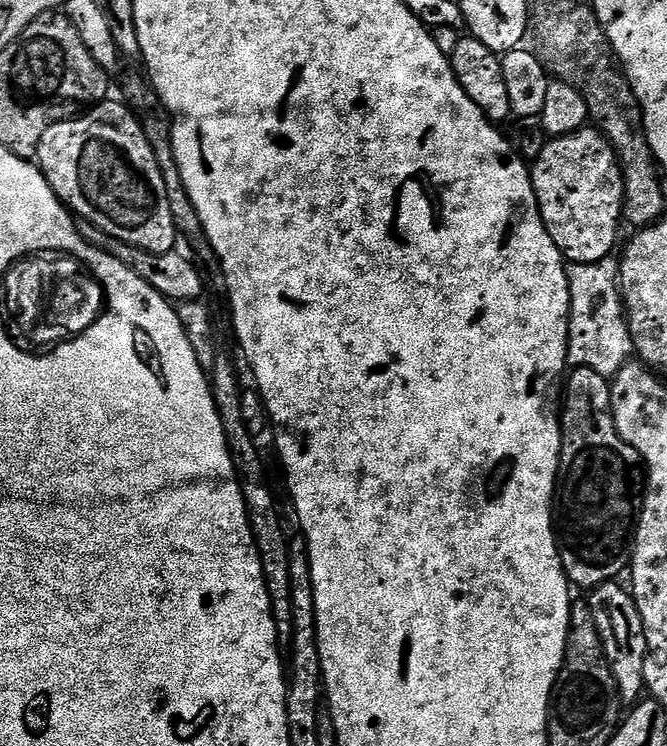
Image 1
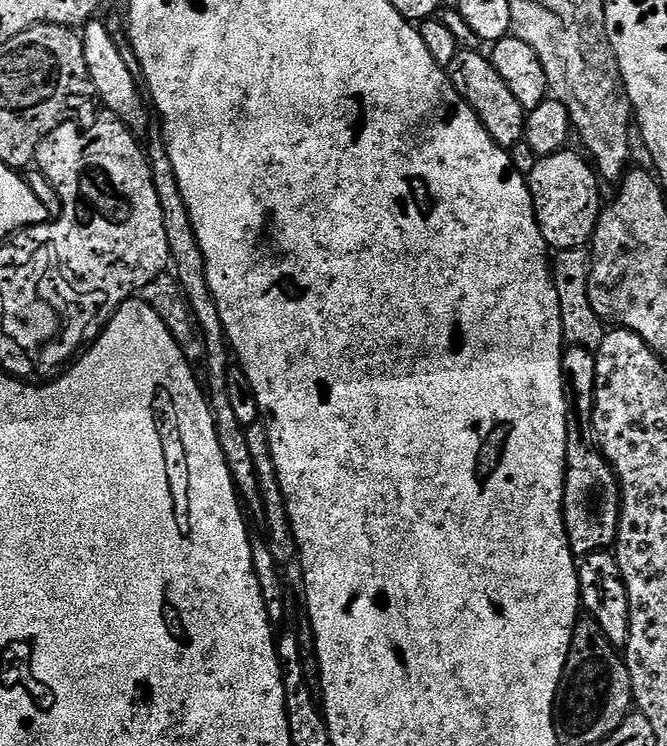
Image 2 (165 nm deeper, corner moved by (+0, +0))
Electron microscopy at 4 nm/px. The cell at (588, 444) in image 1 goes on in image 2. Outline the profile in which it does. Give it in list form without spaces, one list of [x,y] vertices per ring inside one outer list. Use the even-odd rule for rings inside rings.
[[[565,347],[564,397],[568,399],[568,466],[564,470],[564,525],[573,556],[583,558],[611,549],[620,525],[620,482],[600,451],[592,431],[596,397],[596,354],[591,348]]]

